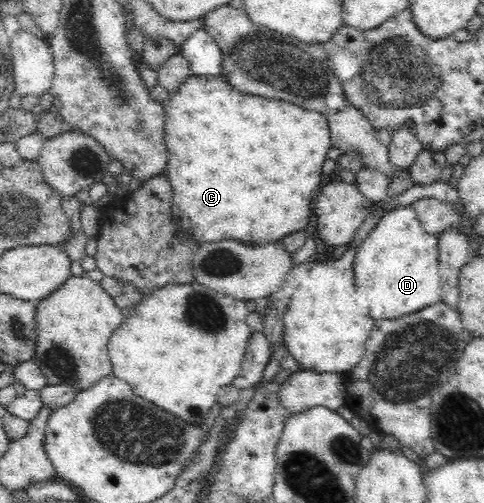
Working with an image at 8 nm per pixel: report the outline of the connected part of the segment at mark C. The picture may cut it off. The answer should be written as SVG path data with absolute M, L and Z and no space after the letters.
M193 76L170 93L170 98L164 102L164 138L168 144L171 155L168 159L168 169L165 173L170 181L172 197L172 215L176 223L183 228L188 235L191 235L197 243L217 242L221 239L241 239L247 243L269 244L280 241L285 235L299 231L309 225L315 195L321 187L323 181L323 161L327 159L327 151L333 147L328 119L319 111L307 111L297 104L269 99L260 95L245 94L236 90L230 83L225 83L215 76Z

